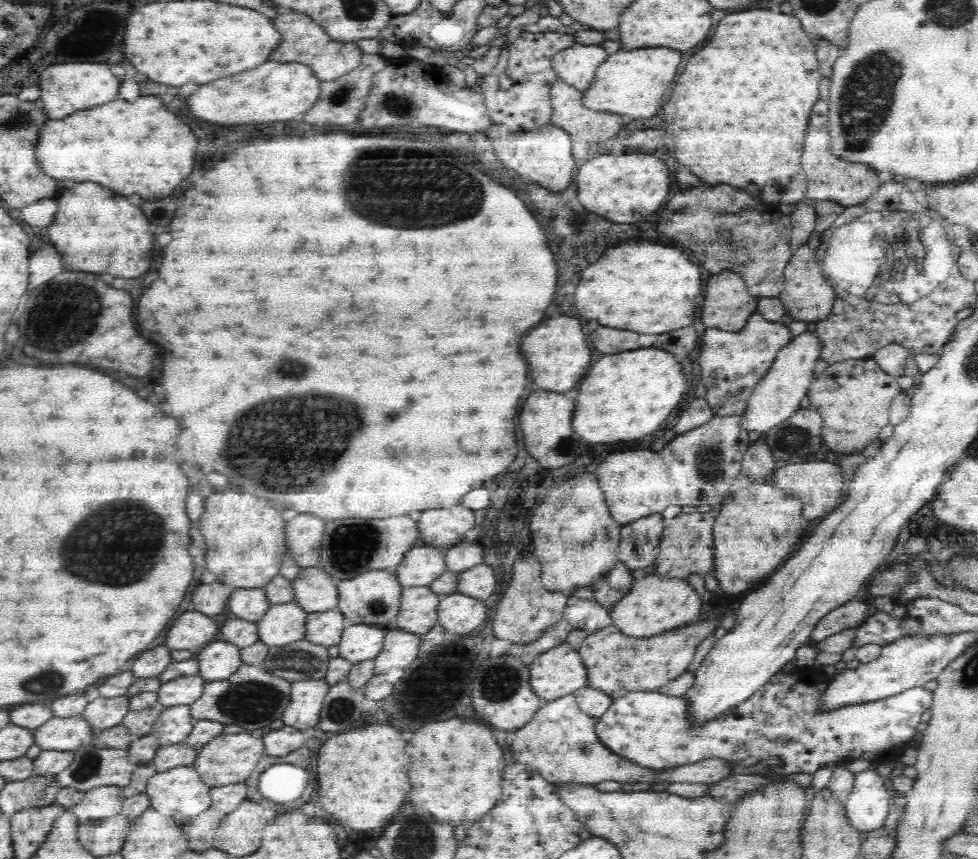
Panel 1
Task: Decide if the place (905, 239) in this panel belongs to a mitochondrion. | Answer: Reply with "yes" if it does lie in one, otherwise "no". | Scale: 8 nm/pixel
yes

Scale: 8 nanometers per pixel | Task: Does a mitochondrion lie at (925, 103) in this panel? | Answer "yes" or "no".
no

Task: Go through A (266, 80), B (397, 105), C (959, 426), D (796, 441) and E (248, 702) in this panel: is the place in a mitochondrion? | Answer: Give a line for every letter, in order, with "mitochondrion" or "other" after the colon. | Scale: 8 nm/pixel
A: other
B: mitochondrion
C: other
D: mitochondrion
E: mitochondrion

